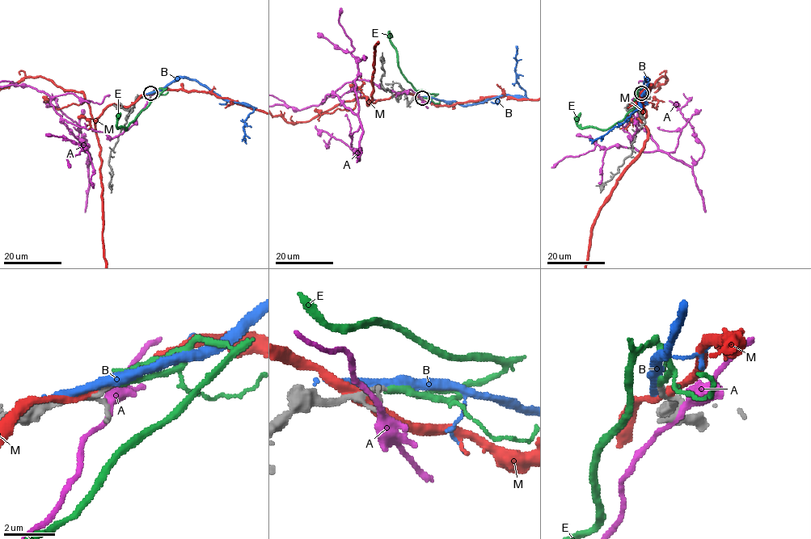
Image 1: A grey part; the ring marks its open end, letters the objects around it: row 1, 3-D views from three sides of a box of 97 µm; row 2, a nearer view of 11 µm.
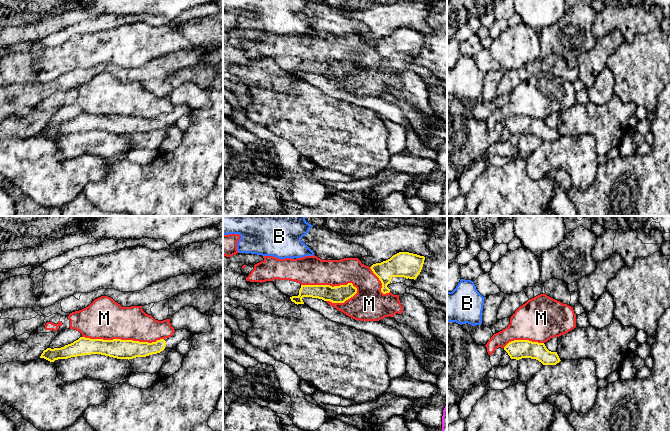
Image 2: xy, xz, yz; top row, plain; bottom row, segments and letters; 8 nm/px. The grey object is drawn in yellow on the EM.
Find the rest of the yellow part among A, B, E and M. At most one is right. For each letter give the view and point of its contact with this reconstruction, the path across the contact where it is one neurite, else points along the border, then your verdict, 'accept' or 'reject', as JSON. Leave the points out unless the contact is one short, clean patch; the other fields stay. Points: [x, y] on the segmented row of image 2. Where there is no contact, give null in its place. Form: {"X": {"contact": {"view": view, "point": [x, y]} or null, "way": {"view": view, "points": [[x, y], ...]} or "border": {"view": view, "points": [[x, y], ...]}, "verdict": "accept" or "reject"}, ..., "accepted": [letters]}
{"A": {"contact": null, "verdict": "reject"}, "B": {"contact": null, "verdict": "reject"}, "E": {"contact": null, "verdict": "accept"}, "M": {"contact": {"view": "xz", "point": [331, 286]}, "verdict": "reject"}, "accepted": ["E"]}

